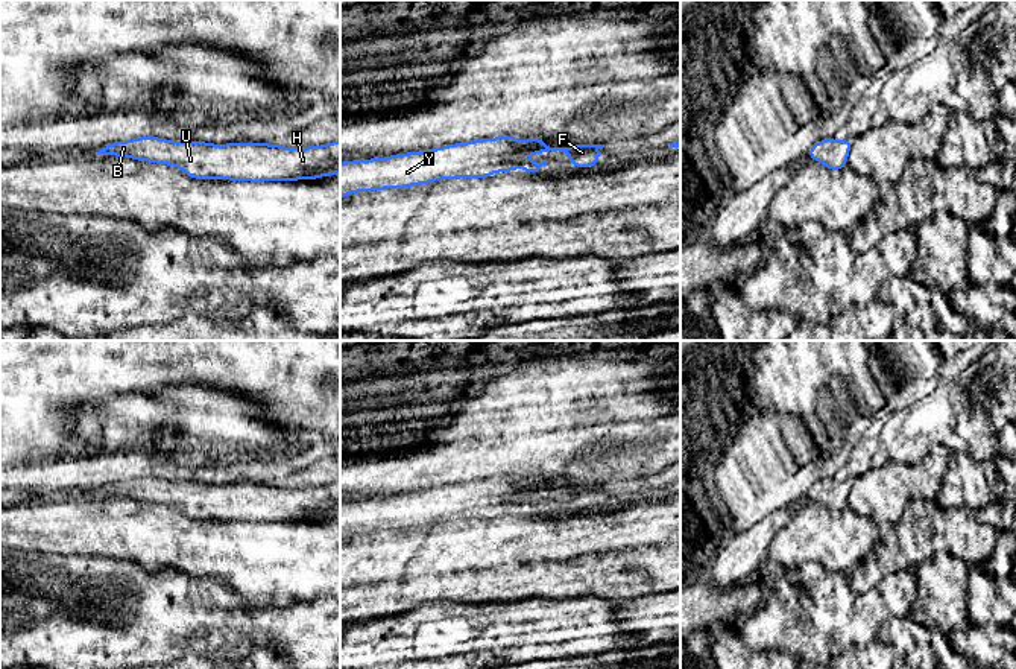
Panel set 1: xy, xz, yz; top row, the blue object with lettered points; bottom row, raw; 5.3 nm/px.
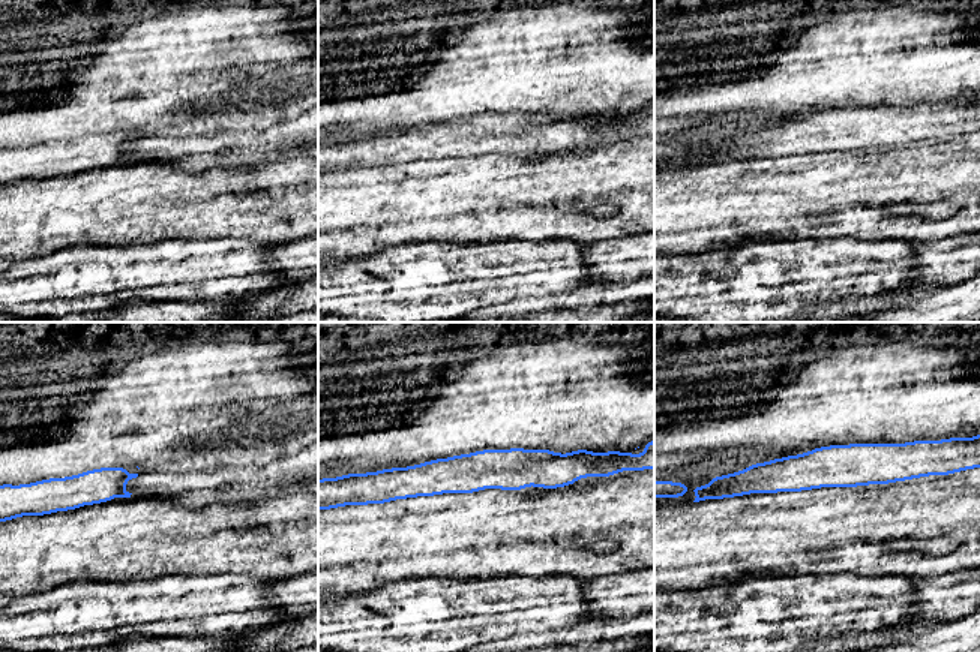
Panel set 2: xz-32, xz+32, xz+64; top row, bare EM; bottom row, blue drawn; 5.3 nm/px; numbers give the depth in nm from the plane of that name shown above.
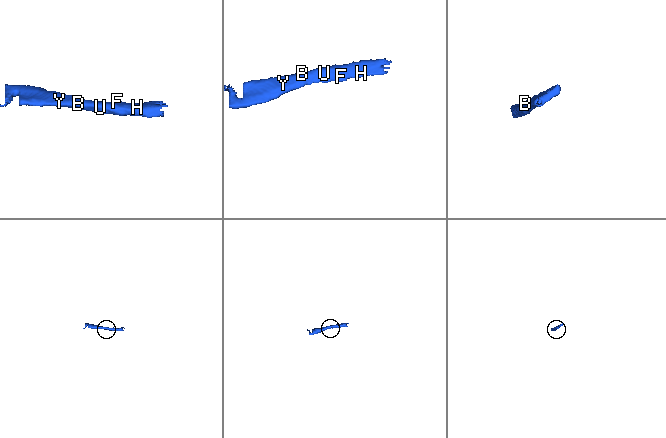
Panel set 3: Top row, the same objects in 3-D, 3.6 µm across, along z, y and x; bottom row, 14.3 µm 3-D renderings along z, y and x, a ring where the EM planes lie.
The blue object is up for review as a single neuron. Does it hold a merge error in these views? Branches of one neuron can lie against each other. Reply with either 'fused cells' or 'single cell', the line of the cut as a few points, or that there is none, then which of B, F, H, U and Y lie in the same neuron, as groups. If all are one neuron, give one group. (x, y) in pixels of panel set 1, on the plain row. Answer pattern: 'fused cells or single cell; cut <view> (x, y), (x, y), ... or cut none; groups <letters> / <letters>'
single cell; cut none; groups B F H U Y

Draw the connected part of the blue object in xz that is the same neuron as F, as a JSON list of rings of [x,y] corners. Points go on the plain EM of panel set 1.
[[[495,477],[456,484],[424,493],[340,503],[340,538],[357,532],[405,529],[439,520],[489,518],[495,512],[522,509],[538,512],[547,502],[532,503],[533,494],[559,491],[570,496],[573,508],[598,505],[604,485],[550,488],[539,477]]]

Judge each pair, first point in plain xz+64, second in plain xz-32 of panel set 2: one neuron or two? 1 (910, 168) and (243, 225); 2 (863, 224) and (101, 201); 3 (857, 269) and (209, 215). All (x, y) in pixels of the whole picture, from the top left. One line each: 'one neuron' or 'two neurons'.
1: one neuron
2: one neuron
3: two neurons

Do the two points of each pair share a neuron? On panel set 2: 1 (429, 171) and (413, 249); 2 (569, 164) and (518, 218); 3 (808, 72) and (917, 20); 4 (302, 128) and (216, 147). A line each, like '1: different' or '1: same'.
1: different
2: same
3: same
4: same

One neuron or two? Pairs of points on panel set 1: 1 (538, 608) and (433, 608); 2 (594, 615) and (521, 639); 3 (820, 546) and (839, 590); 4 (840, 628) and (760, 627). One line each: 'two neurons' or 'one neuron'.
1: one neuron
2: one neuron
3: two neurons
4: one neuron

